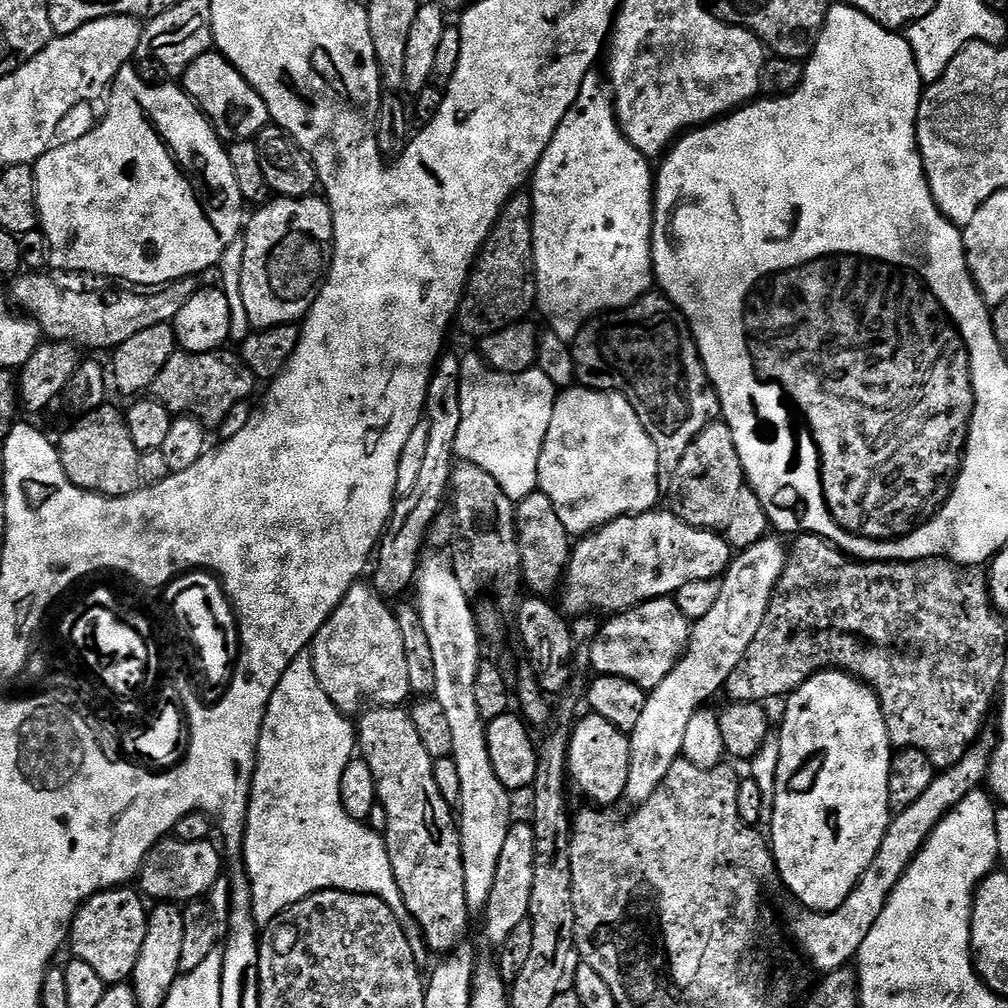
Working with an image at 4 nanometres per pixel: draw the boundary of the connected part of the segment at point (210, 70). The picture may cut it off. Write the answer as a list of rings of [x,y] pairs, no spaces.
[[[209,50],[190,66],[182,77],[182,87],[188,97],[204,112],[221,140],[252,140],[267,124],[270,124],[266,102],[250,86],[246,77],[219,51]]]

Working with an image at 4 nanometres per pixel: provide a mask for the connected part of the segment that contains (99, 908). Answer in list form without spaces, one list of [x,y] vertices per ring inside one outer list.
[[[121,886],[96,893],[80,905],[72,920],[70,948],[72,944],[73,954],[90,971],[96,972],[104,986],[122,984],[131,977],[138,954],[142,954],[142,942],[146,942],[149,909],[144,908],[145,897],[139,891],[131,892],[130,889]]]

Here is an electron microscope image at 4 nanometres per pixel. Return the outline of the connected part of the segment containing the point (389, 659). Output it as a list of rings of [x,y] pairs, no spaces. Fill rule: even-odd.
[[[357,582],[348,591],[310,645],[314,674],[322,690],[326,690],[330,702],[345,714],[359,713],[369,702],[376,706],[400,706],[412,692],[406,675],[402,630],[398,630],[393,605],[388,605],[364,583]]]

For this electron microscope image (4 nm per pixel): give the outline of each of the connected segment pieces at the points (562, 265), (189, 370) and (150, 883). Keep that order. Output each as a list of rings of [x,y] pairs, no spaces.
[[[589,74],[582,82],[580,97],[570,106],[566,118],[558,126],[550,146],[542,154],[534,175],[530,180],[530,195],[532,197],[532,245],[534,246],[534,266],[536,267],[536,299],[539,311],[544,311],[548,319],[547,327],[564,341],[575,341],[580,329],[597,314],[626,308],[636,303],[641,296],[649,295],[654,284],[654,269],[652,267],[652,217],[654,215],[654,168],[649,157],[644,156],[624,136],[620,123],[616,120],[616,109],[612,98],[611,87],[596,74]]]
[[[177,350],[162,366],[162,374],[154,378],[150,389],[151,399],[162,402],[173,417],[190,416],[199,420],[205,429],[219,429],[220,424],[238,406],[238,402],[248,400],[251,392],[258,387],[256,375],[244,365],[235,351],[185,352]]]
[[[159,840],[140,868],[138,888],[152,902],[191,902],[207,897],[221,883],[222,852],[208,840]]]

